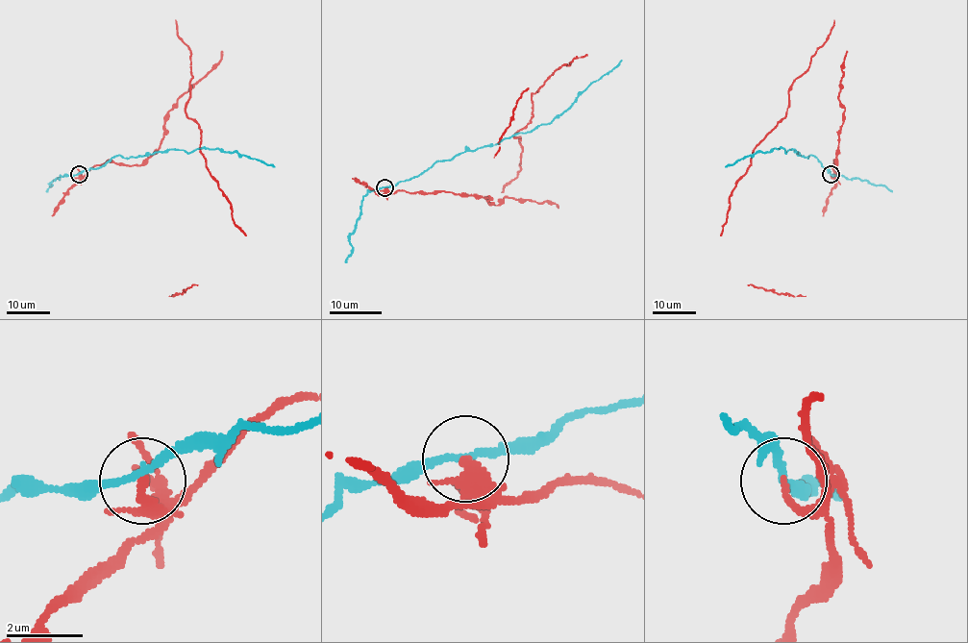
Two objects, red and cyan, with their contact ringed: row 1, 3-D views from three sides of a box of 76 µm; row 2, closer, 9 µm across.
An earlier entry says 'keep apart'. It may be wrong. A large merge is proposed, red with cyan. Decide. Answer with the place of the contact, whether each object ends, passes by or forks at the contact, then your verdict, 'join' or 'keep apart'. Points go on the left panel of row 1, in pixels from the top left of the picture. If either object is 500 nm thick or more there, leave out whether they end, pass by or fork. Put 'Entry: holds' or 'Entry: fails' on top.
Entry: holds
at (79, 174); red ends there; cyan passes by; keep apart

